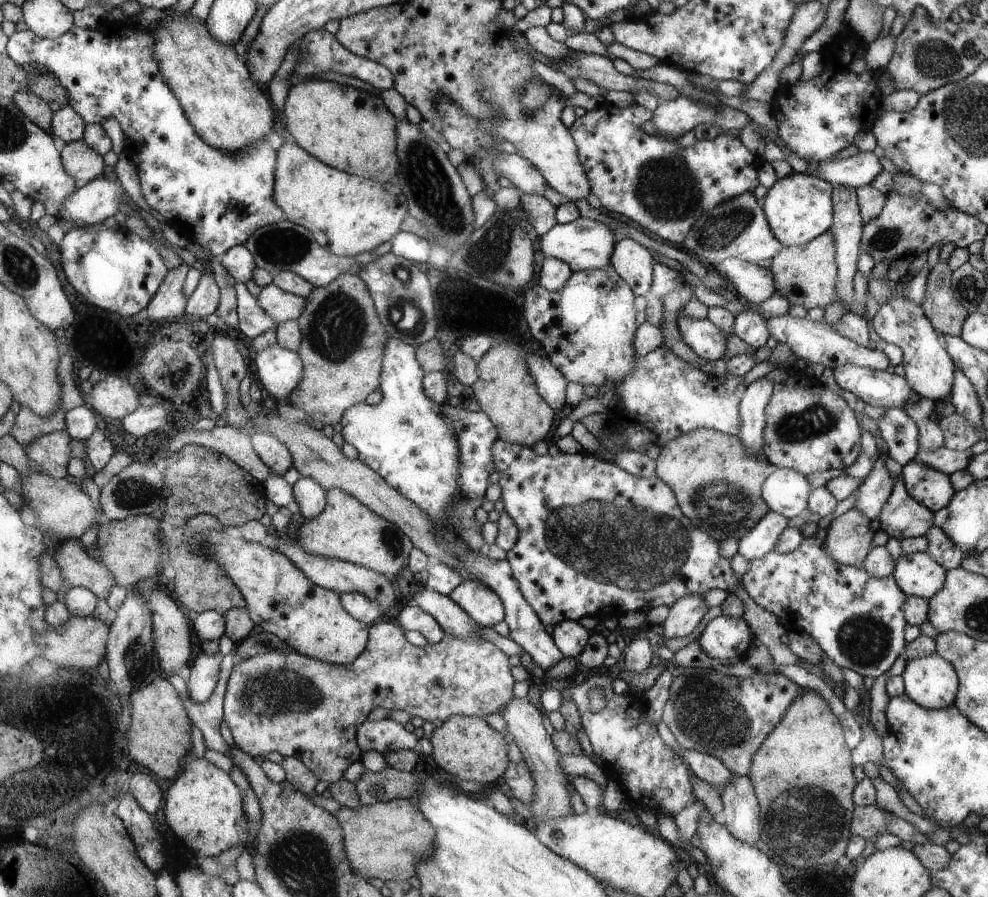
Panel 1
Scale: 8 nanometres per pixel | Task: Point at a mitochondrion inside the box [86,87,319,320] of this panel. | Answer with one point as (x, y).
(275, 247)

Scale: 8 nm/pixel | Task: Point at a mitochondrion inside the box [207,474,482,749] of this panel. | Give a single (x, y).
(282, 691)

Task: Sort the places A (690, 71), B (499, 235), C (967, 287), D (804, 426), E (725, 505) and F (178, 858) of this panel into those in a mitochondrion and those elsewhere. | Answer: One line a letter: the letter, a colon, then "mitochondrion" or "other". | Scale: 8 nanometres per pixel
A: other
B: mitochondrion
C: mitochondrion
D: mitochondrion
E: mitochondrion
F: other

